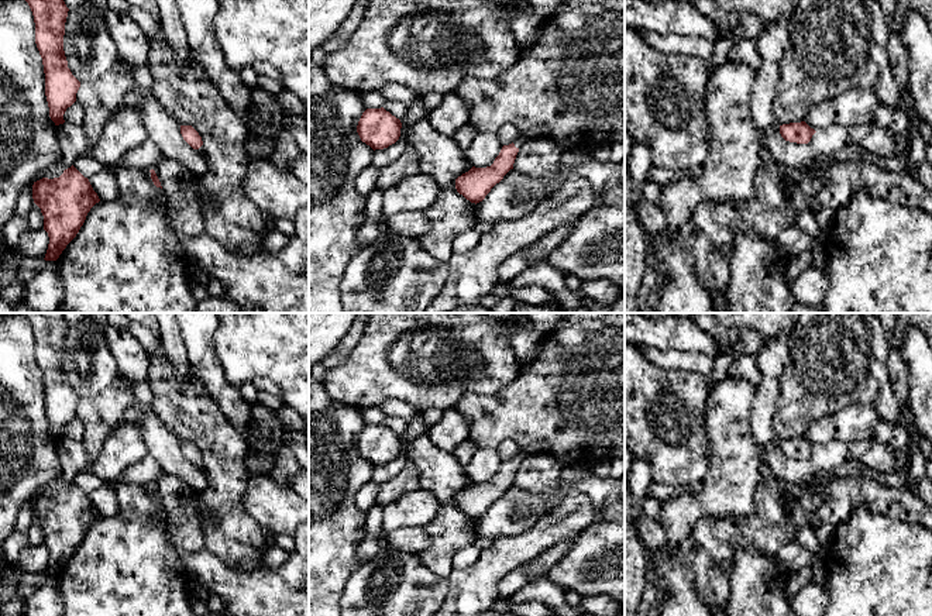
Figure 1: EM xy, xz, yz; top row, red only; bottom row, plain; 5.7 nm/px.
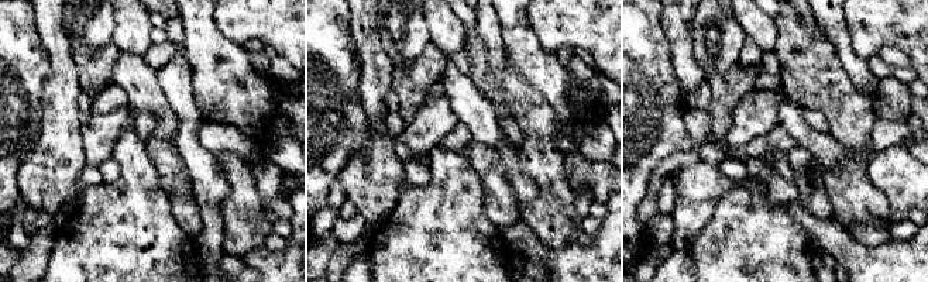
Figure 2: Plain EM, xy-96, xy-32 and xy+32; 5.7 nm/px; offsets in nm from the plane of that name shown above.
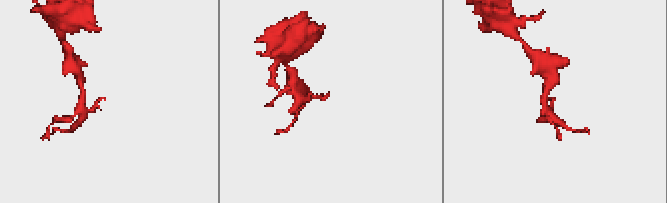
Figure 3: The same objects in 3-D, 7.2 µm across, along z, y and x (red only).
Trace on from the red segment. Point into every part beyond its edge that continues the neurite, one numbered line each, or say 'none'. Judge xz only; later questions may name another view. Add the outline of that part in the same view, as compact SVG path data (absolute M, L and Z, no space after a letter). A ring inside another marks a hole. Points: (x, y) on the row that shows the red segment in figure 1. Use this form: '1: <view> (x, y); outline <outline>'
1: xz (535, 133); outline M540 127L527 131L520 131L520 137L513 144L516 148L520 148L525 141L537 138L548 138L548 133Z

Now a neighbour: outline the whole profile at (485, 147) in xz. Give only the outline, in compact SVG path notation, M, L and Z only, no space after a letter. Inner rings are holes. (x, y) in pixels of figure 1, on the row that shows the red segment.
M478 133L468 145L465 155L471 166L486 168L493 164L501 149L502 144L496 133Z

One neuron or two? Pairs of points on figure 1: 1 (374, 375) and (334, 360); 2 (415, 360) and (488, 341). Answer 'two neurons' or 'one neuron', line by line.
1: two neurons
2: one neuron

